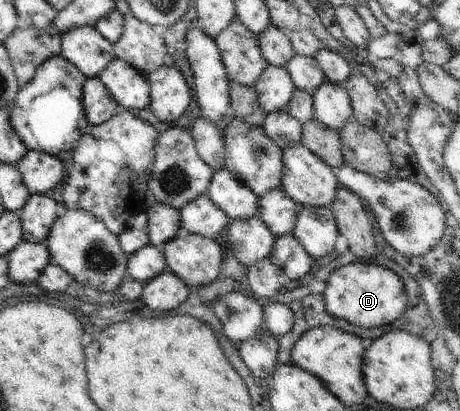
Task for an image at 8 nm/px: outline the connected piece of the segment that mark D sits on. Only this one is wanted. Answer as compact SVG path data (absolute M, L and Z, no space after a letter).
M375 261L369 264L350 263L336 268L328 277L323 292L325 310L334 318L340 318L362 328L376 328L394 322L403 316L407 305L407 292L402 278L388 266Z

